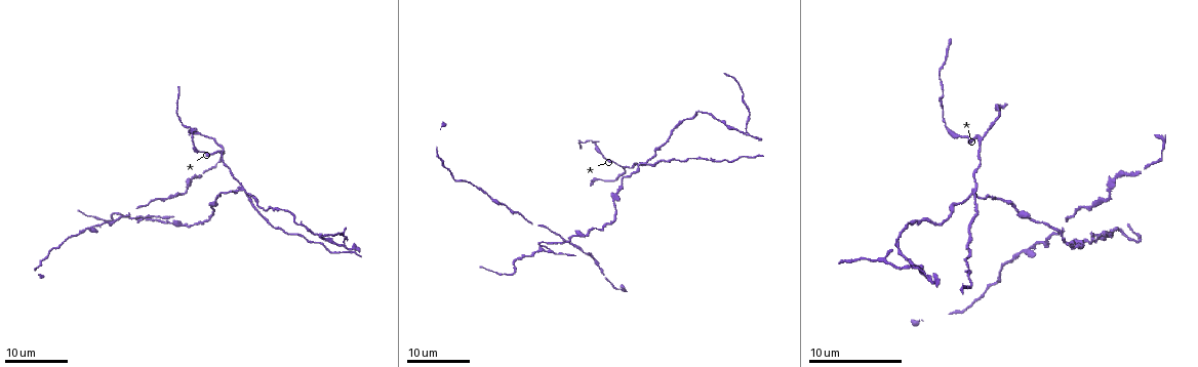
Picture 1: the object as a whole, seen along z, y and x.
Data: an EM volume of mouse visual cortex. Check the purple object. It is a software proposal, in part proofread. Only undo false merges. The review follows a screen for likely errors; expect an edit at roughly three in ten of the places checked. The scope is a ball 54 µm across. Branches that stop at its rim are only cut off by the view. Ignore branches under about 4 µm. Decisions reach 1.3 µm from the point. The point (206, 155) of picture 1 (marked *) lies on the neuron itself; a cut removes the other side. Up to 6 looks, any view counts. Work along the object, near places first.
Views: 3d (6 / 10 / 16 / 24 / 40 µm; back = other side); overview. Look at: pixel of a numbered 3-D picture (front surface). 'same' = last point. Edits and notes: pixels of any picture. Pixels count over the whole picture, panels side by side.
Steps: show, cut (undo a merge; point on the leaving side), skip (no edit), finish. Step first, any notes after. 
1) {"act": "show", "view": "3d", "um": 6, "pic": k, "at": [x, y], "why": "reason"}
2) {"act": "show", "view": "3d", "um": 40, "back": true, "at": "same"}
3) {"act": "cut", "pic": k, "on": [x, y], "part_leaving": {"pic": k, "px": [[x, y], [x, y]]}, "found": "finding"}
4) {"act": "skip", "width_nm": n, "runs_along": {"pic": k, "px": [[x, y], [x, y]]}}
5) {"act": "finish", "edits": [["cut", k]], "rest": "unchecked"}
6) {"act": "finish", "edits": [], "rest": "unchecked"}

{"act": "show", "view": "3d", "um": 24, "pic": 1, "at": [980, 142], "why": "three arms meet"}

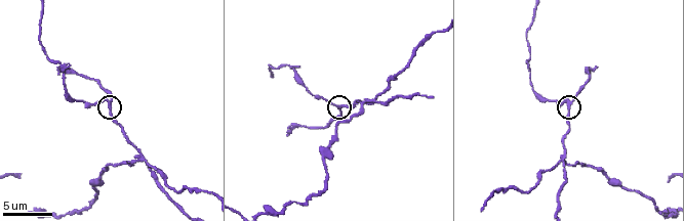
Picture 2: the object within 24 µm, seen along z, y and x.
{"act": "show", "view": "3d", "um": 10, "pic": 2, "at": [110, 107], "why": "zoom in"}

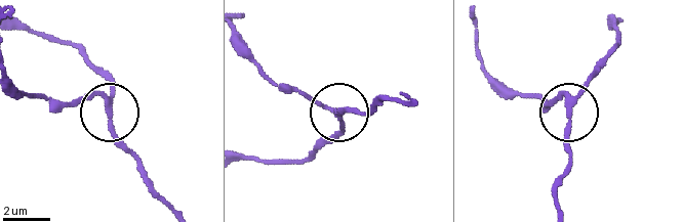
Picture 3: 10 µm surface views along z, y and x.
{"act": "show", "view": "3d", "um": 6, "pic": 3, "at": [108, 106]}

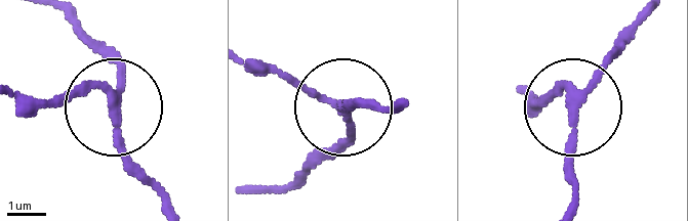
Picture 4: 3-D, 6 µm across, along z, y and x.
{"act": "cut", "pic": 4, "on": [94, 52], "width_nm": 190, "part_leaving": {"pic": 4, "px": [[116, 95], [107, 59], [57, 10]]}, "found": "a second neuron is stuck on"}

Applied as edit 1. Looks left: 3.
{"act": "show", "view": "overview"}

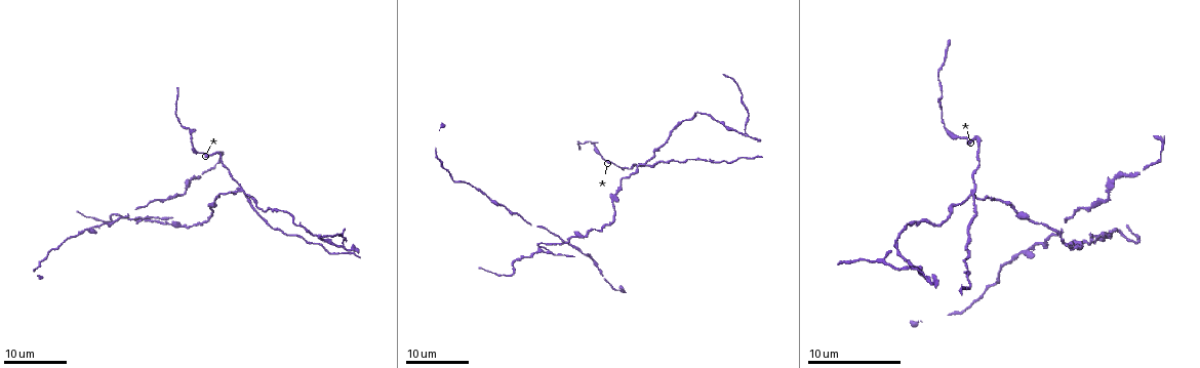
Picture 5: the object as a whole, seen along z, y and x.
{"act": "show", "view": "3d", "um": 24, "pic": 5, "at": [237, 191], "why": "looks like a crossing"}

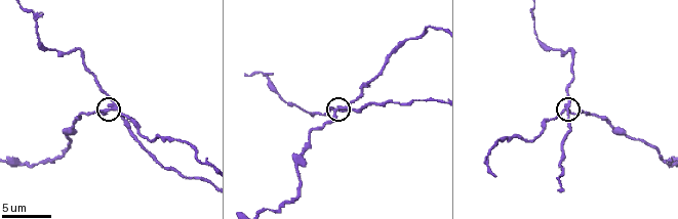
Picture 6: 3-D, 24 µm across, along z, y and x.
{"act": "show", "view": "3d", "um": 6, "pic": 6, "at": [341, 110], "why": "zoom in"}

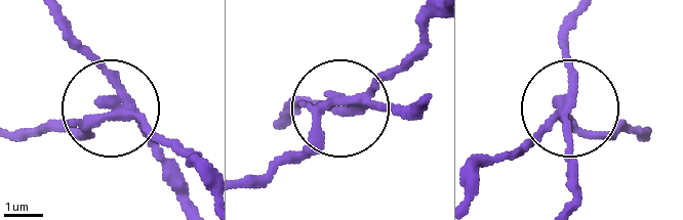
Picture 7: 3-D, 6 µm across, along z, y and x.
{"act": "cut", "pic": 7, "on": [79, 135], "arms": 4, "found": "two neurons meet here"}

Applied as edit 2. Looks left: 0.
{"act": "finish", "edits": [["cut", 4], ["cut", 7]], "rest": "unchecked"}

